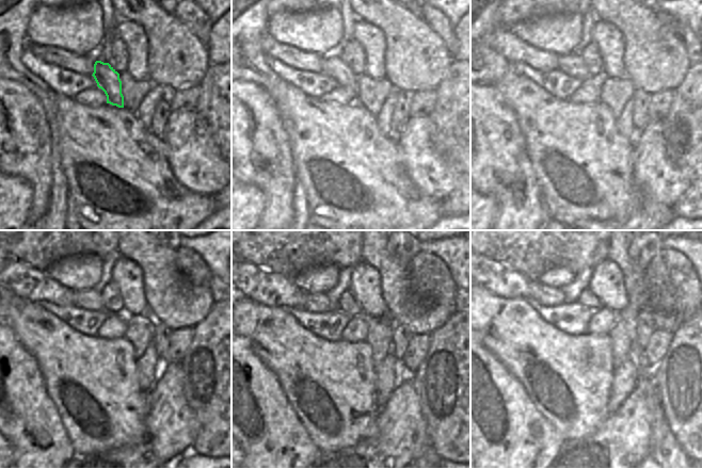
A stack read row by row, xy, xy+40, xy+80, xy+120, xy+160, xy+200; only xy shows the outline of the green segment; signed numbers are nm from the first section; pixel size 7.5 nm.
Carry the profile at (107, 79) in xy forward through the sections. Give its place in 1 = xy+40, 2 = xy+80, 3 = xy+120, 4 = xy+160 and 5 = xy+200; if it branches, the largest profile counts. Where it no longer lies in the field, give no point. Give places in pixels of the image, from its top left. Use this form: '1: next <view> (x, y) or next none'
1: next xy+40 (333, 66)
2: next xy+80 (572, 64)
3: next xy+120 (91, 300)
4: next xy+160 (316, 302)
5: next xy+200 (541, 294)

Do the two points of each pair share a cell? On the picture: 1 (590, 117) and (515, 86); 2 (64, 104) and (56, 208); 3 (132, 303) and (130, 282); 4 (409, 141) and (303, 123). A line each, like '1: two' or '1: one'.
1: one
2: two
3: one
4: two

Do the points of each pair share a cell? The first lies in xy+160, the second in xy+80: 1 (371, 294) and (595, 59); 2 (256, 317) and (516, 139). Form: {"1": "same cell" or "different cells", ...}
{"1": "different cells", "2": "different cells"}

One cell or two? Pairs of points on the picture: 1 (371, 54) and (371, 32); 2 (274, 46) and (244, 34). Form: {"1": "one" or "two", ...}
{"1": "one", "2": "two"}

